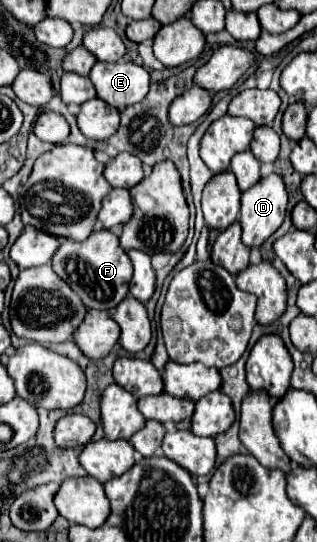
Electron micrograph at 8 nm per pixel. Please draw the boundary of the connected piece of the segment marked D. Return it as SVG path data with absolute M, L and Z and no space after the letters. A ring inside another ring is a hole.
M268 174L260 178L252 188L242 192L242 242L250 248L260 246L272 236L286 214L288 192L280 174Z

